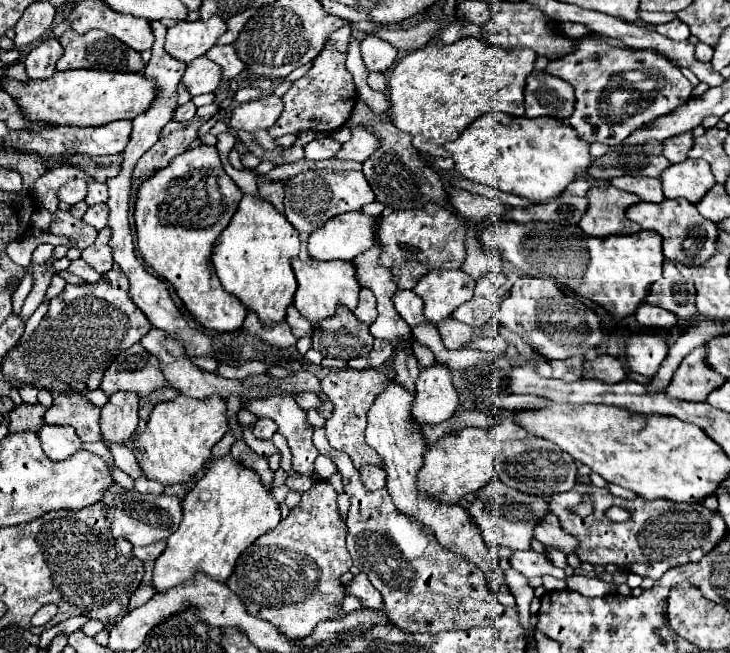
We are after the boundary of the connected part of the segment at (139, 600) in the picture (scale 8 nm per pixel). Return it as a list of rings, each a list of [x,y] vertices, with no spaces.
[[[142,585],[142,587],[132,595],[132,609],[144,605],[144,603],[154,595],[154,593],[156,593],[156,591],[154,591],[152,585]]]

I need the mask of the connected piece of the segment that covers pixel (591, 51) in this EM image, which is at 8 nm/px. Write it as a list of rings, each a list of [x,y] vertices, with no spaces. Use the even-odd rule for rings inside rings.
[[[592,37],[580,39],[580,47],[572,55],[566,55],[564,59],[550,61],[548,67],[544,69],[544,73],[556,75],[556,77],[568,81],[574,87],[576,111],[574,111],[574,115],[570,119],[570,125],[578,133],[578,137],[582,141],[586,141],[586,143],[604,143],[608,147],[616,147],[616,145],[624,143],[624,139],[628,139],[634,131],[638,131],[638,129],[650,125],[652,121],[676,111],[680,105],[684,105],[690,99],[690,93],[692,93],[692,85],[680,73],[680,67],[676,67],[666,57],[660,57],[660,55],[648,51],[648,49],[642,49],[642,51],[630,51],[628,47],[614,49],[608,43],[596,41]],[[634,69],[644,71],[646,77],[652,79],[652,89],[650,91],[638,91],[638,87],[642,87],[642,85],[630,83],[630,81],[626,81],[626,77],[622,77],[622,73],[634,71]]]

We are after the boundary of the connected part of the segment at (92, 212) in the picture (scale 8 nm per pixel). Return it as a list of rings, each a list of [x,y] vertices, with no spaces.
[[[106,203],[92,205],[92,207],[86,211],[84,221],[86,221],[86,223],[90,223],[92,227],[96,227],[96,229],[100,231],[100,229],[108,223],[108,213],[110,213],[110,209],[108,209],[108,205],[106,205]]]

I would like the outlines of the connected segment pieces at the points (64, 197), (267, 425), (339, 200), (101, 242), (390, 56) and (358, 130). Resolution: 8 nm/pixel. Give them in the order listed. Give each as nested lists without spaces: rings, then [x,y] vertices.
[[[72,179],[72,181],[68,181],[68,183],[58,191],[58,197],[60,197],[60,201],[64,201],[64,203],[68,203],[68,205],[76,205],[76,203],[84,201],[86,191],[88,191],[86,181],[82,181],[82,179]]]
[[[258,419],[258,423],[254,425],[254,435],[258,439],[272,439],[272,435],[276,433],[276,423],[272,419]]]
[[[306,171],[288,179],[284,191],[284,215],[298,231],[304,233],[314,233],[324,227],[328,219],[348,211],[360,211],[364,205],[374,201],[372,189],[360,171]]]
[[[104,227],[98,233],[96,241],[82,251],[82,259],[88,265],[92,265],[98,273],[106,273],[106,271],[110,271],[114,267],[112,251],[108,251],[108,235],[110,235],[110,231],[108,231],[108,227]]]
[[[364,35],[360,41],[360,51],[368,73],[386,73],[396,59],[396,49],[374,35]]]
[[[364,125],[350,127],[352,139],[342,145],[342,149],[336,153],[336,159],[352,159],[352,161],[366,161],[378,147],[380,139],[368,131]]]

